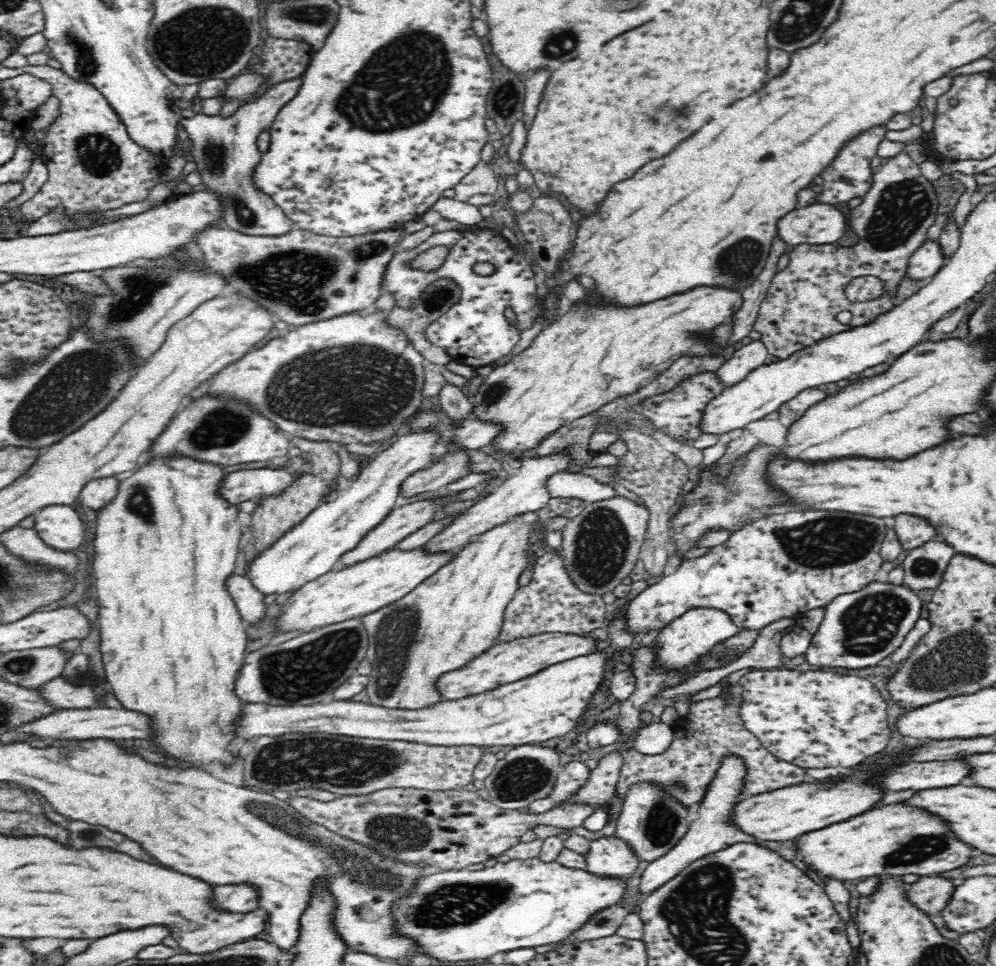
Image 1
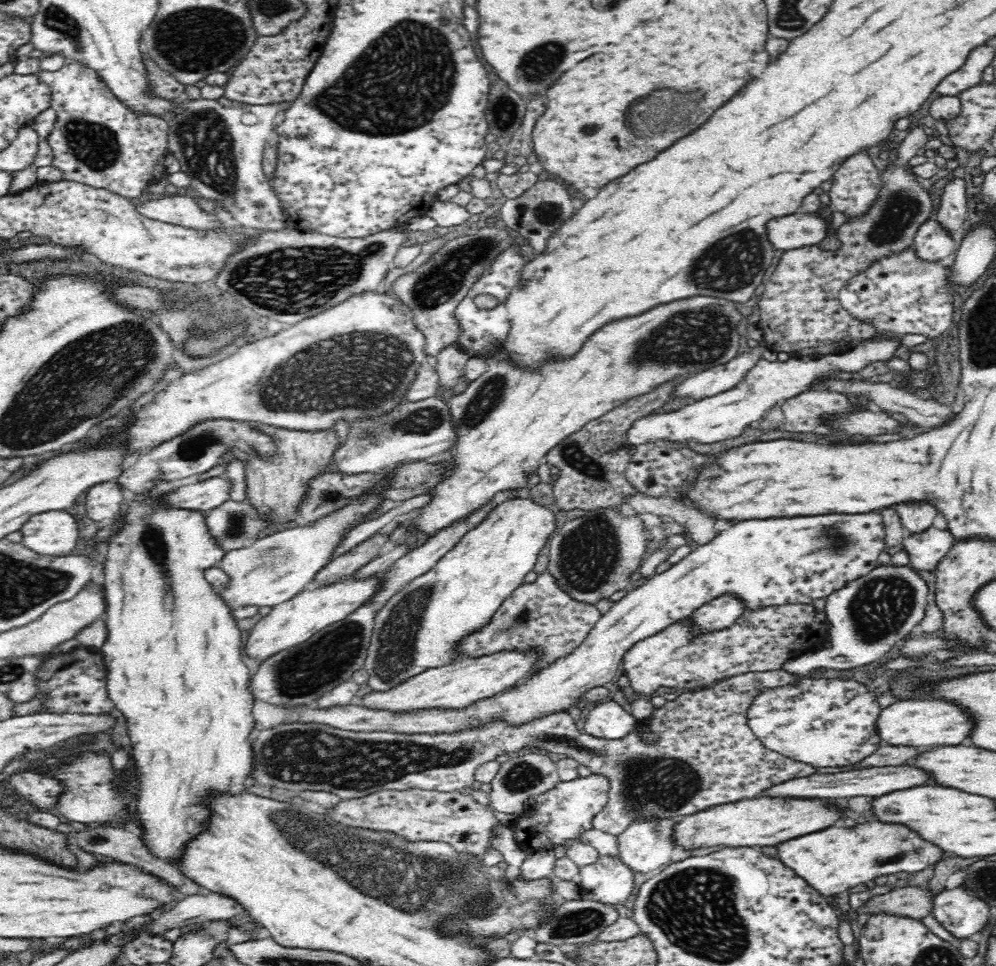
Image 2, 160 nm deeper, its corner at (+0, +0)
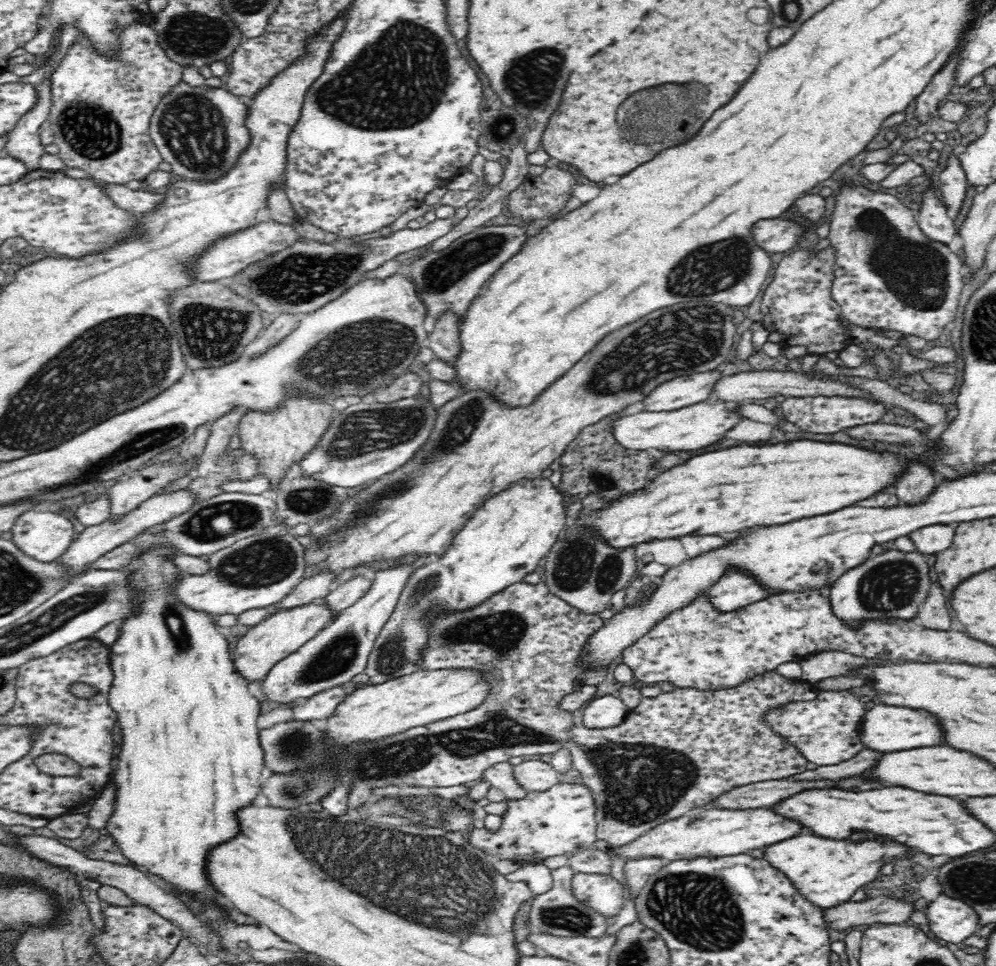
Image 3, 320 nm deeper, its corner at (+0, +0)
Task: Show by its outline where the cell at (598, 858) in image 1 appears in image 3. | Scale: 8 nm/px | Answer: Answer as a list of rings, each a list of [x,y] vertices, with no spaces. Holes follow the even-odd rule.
[[[576,873],[572,880],[572,892],[586,909],[600,912],[606,917],[618,915],[619,911],[623,910],[625,903],[622,897],[624,886],[620,884],[617,878],[612,877],[610,874]]]

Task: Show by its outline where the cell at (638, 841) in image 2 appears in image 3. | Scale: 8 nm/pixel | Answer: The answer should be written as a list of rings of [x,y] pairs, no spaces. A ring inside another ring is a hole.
[[[660,856],[627,860],[624,866],[624,875],[626,876],[626,890],[628,890],[628,894],[636,899],[637,894],[646,884],[646,881],[670,862],[670,860]]]

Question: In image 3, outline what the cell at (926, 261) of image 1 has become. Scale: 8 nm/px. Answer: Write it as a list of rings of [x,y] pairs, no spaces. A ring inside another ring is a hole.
[[[929,187],[922,195],[922,205],[916,217],[925,238],[945,246],[954,240],[957,228],[954,225],[953,215],[943,206],[934,187]]]

